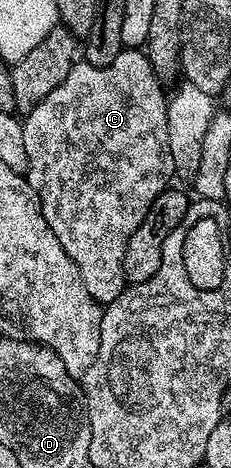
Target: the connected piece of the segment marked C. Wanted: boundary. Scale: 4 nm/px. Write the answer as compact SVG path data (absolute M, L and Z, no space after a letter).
M125 49L108 67L94 67L86 61L77 61L73 69L69 69L69 77L65 77L65 81L61 81L61 85L57 85L57 89L53 89L53 93L49 93L49 97L41 101L41 105L26 112L22 120L25 157L27 158L25 174L29 185L33 185L33 189L39 195L39 200L43 202L43 216L45 221L49 221L49 229L53 229L57 241L61 241L61 249L65 249L73 265L77 265L77 273L81 273L81 281L85 281L85 289L89 289L91 296L100 305L113 302L122 293L124 287L128 286L123 266L129 237L133 237L137 225L145 221L153 201L163 191L168 190L170 183L167 182L175 175L173 157L170 156L169 125L167 124L168 96L163 95L162 86L164 87L164 84L155 74L153 65L147 60L146 54L139 49Z

